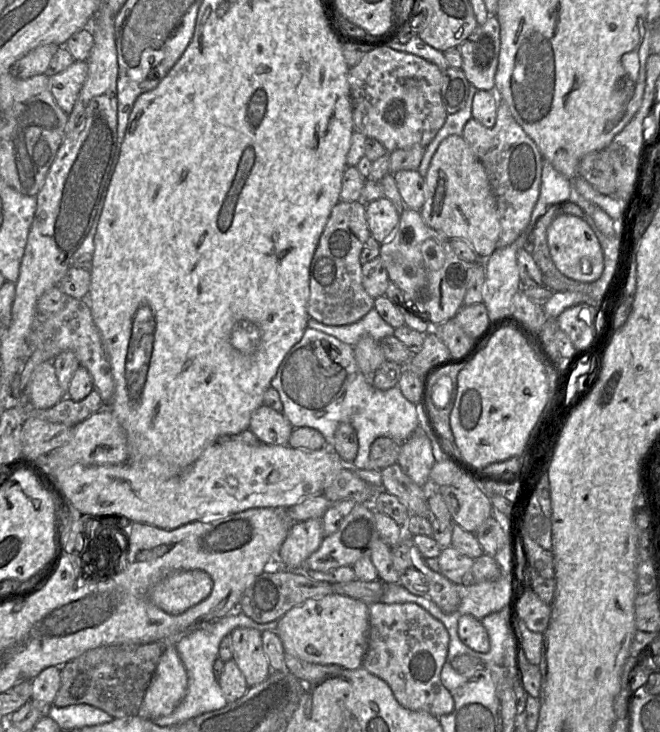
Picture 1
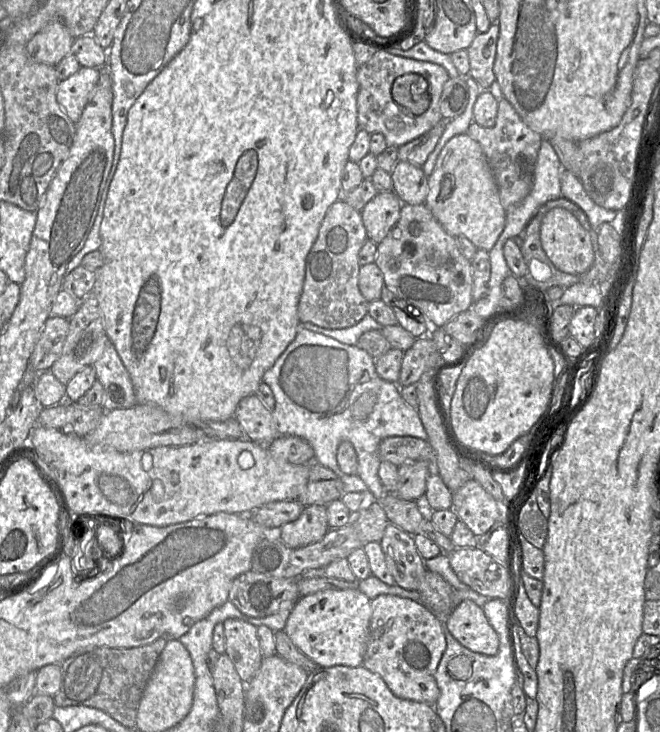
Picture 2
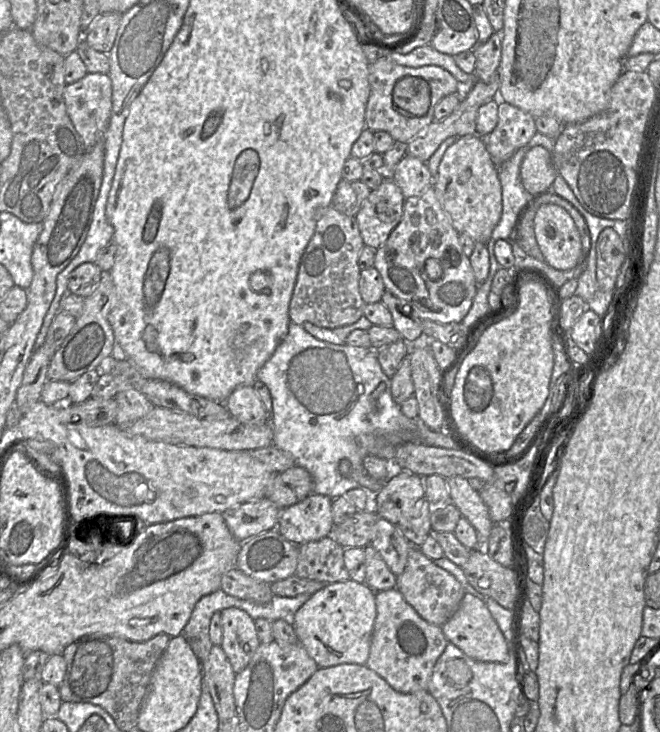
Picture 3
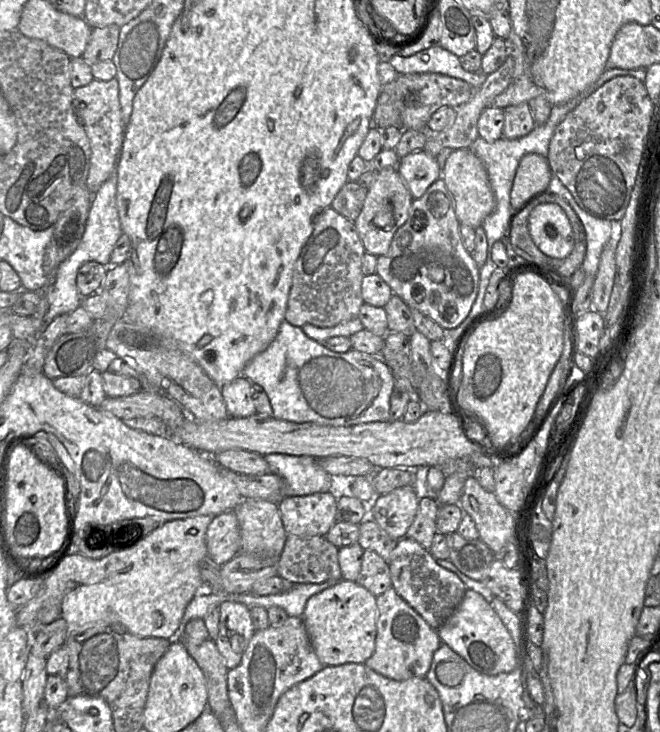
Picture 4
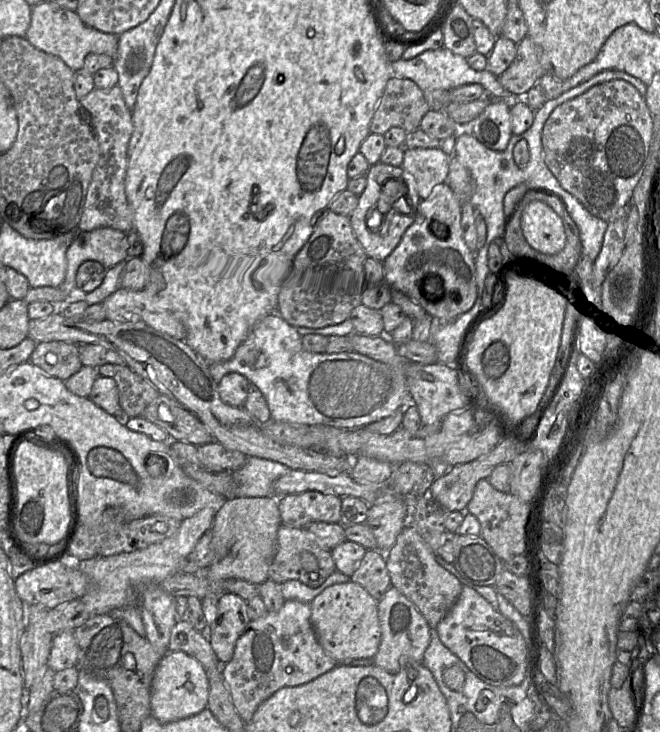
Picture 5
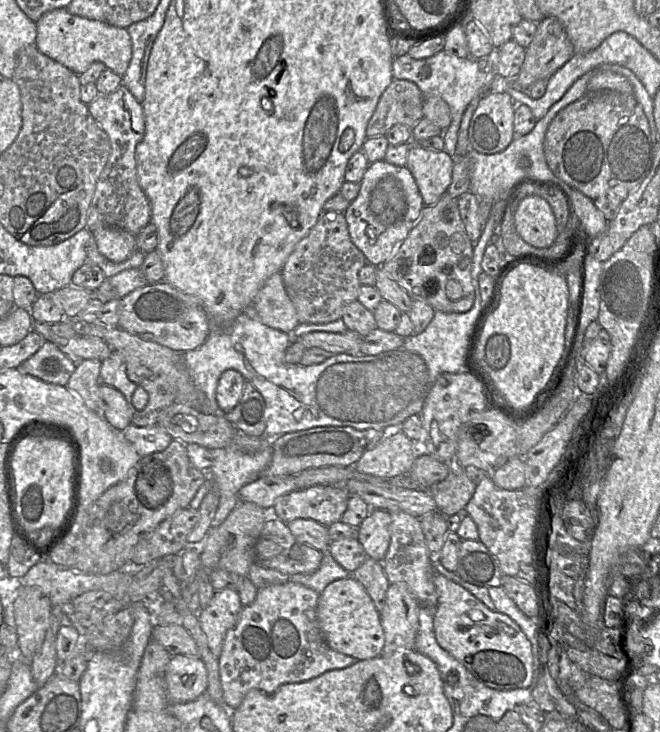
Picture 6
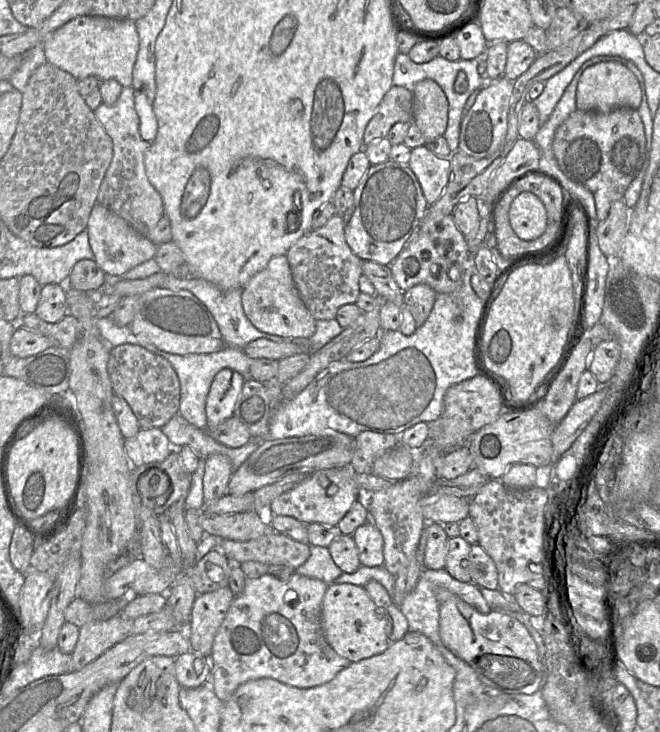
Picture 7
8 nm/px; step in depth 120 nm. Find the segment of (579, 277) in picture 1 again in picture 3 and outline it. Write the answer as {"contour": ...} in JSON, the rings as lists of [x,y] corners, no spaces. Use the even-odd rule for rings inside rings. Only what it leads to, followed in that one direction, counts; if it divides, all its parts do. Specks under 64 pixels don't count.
{"contour":[[[556,204],[541,205],[534,217],[534,233],[546,262],[557,270],[570,270],[582,261],[581,237],[570,214]]]}

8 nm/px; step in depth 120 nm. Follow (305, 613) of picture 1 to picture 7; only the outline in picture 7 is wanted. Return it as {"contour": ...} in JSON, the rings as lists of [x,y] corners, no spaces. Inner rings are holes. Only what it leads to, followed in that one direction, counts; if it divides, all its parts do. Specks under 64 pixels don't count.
{"contour":[[[350,583],[328,585],[322,602],[321,620],[329,645],[351,663],[381,654],[390,645],[385,619],[362,586]]]}

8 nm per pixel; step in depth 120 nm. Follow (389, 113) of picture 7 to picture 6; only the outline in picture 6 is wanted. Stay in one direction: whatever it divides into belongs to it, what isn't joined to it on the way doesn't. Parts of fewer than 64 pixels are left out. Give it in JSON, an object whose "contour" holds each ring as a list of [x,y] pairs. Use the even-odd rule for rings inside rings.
{"contour":[[[393,79],[379,98],[367,125],[366,137],[382,136],[396,124],[413,129],[424,118],[423,103],[424,94],[415,83]]]}

